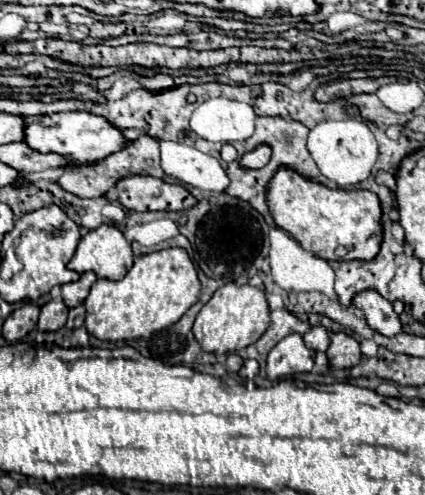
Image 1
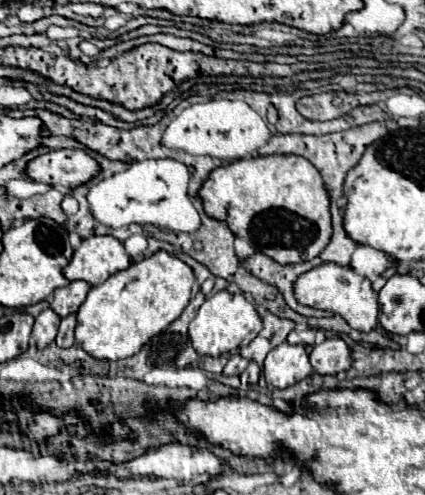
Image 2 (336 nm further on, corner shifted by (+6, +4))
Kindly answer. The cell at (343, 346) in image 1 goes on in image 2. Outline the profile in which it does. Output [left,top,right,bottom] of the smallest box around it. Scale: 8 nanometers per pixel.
[310,338,352,376]

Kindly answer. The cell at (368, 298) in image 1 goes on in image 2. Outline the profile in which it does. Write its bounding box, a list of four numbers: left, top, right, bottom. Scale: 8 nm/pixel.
[294,262,378,332]

